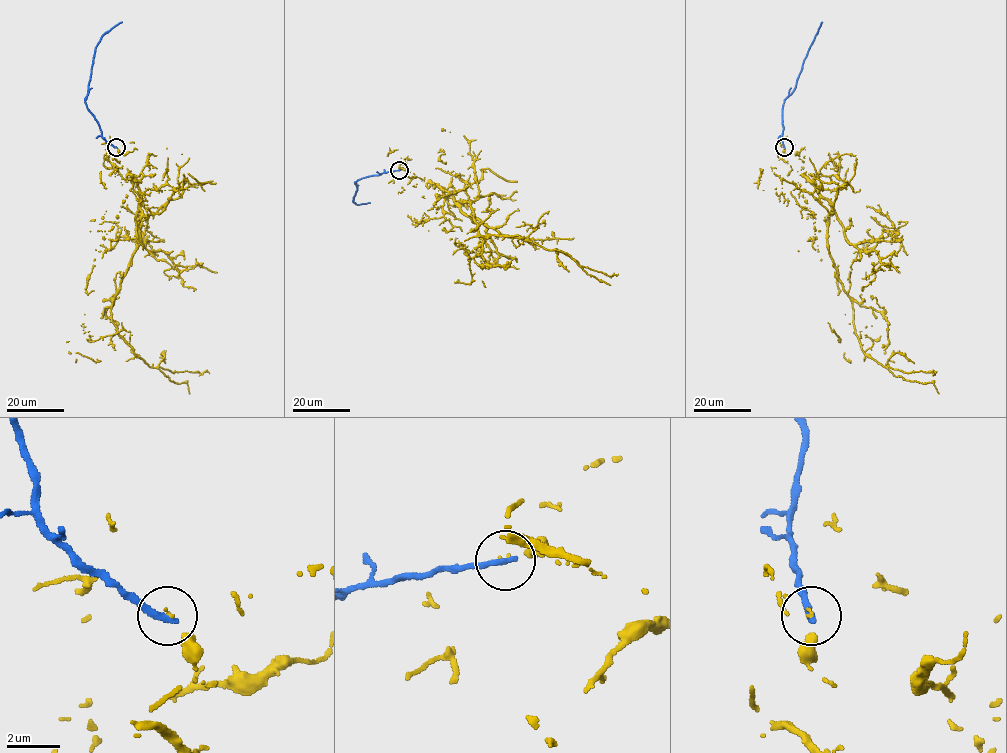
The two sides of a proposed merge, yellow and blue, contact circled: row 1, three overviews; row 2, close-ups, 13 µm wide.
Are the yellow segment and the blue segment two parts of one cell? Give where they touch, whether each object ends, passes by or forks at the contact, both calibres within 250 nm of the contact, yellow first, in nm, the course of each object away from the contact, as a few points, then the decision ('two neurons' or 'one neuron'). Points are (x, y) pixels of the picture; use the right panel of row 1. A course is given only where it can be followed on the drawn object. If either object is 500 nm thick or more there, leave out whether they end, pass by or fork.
(784, 147) | yellow ends | blue ends | 60/240 nm | yellow via (784, 147), (780, 159), (831, 207), (827, 249), (851, 302), (863, 352), (884, 367), (935, 373) | blue via (784, 147), (784, 100), (795, 87), (803, 60), (822, 22) | two neurons

